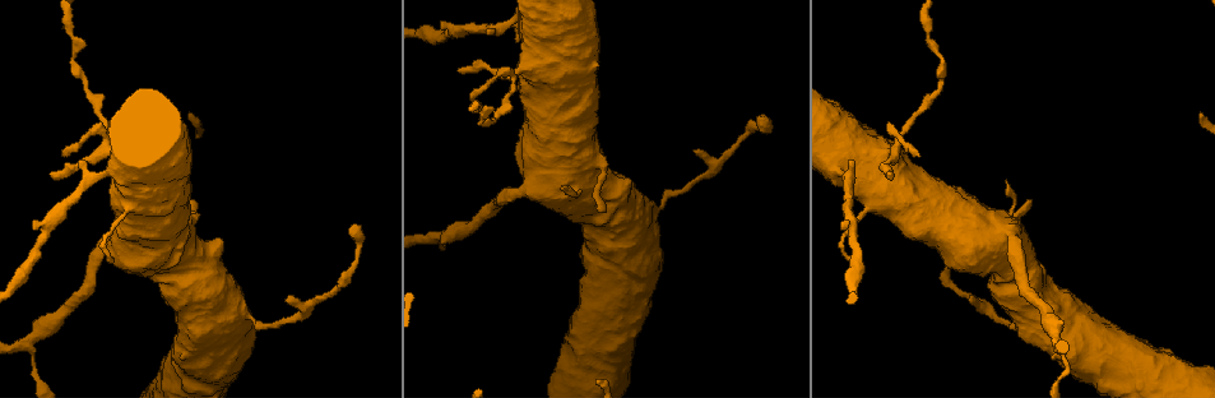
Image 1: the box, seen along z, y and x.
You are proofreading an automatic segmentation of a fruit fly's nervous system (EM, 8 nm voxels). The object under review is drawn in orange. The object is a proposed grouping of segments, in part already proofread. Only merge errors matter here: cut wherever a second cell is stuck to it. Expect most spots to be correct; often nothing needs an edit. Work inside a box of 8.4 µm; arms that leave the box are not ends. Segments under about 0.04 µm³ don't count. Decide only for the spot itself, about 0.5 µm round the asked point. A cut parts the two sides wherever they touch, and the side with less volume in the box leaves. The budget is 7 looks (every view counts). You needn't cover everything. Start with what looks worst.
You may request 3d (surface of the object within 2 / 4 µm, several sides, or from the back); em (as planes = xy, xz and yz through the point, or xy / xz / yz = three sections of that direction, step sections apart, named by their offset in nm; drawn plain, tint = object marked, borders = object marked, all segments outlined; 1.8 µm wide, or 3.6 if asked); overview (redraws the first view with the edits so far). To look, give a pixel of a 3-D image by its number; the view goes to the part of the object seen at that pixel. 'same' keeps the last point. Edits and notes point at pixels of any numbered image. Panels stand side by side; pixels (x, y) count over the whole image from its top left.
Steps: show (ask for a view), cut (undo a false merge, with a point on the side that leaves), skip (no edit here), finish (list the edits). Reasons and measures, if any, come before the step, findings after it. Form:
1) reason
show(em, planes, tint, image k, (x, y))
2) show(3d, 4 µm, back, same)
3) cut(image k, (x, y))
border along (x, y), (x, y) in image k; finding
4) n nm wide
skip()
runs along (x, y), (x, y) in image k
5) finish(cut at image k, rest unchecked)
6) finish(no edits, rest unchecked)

two arms in line, one across
show(em, yz, step 4, tint, image 1, (1054, 341))

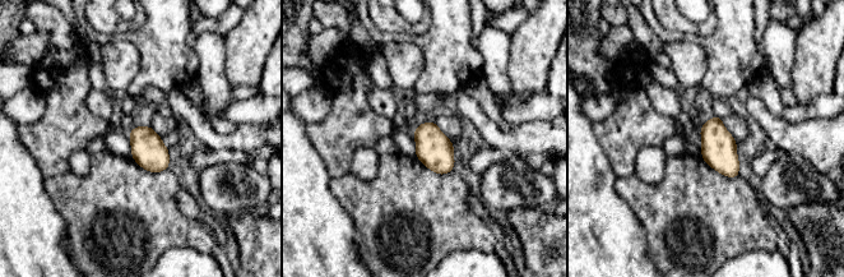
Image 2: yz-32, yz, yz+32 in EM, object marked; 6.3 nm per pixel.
skip()
all the same cell

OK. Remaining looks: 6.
calibre changes
show(em, 3.6 µm, xy, step 4, tint, image 1, (613, 191))

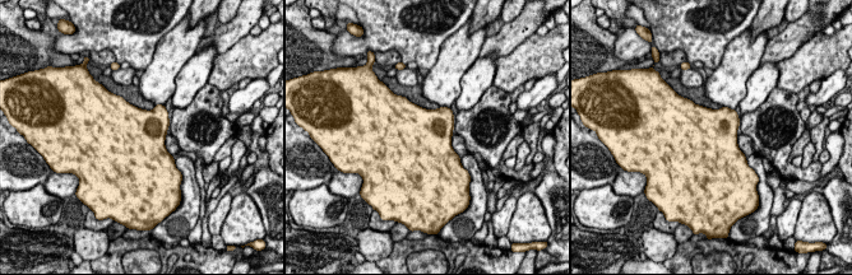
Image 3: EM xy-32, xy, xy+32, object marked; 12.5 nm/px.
cut it another way
show(em, 3.6 µm, planes, borders, same)

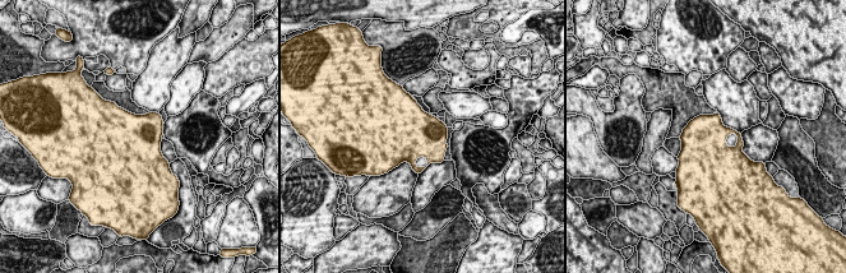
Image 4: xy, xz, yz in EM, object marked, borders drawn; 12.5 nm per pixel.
600 nm wide
skip()
one cell here

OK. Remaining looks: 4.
thick turns thin
show(3d, 4 µm, image 1, (524, 64))

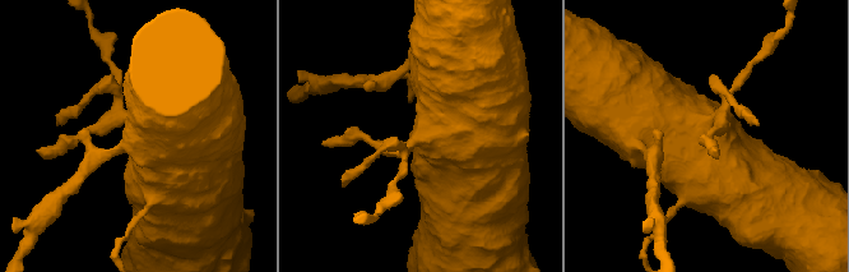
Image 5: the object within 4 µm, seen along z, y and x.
show(em, xy, step 4, tint, image 5, (710, 125))

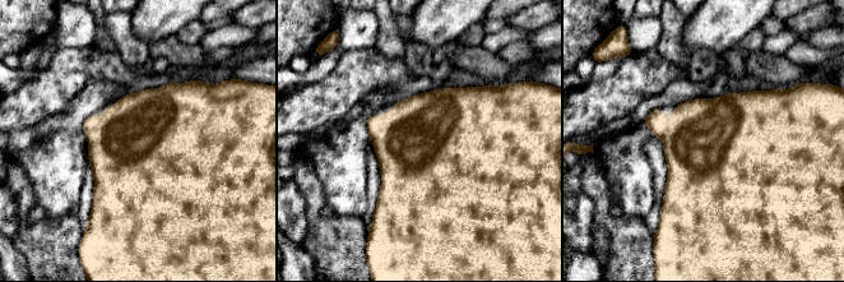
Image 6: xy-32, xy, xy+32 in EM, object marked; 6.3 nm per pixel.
cut it another way
show(em, xz, step 4, tint, same)

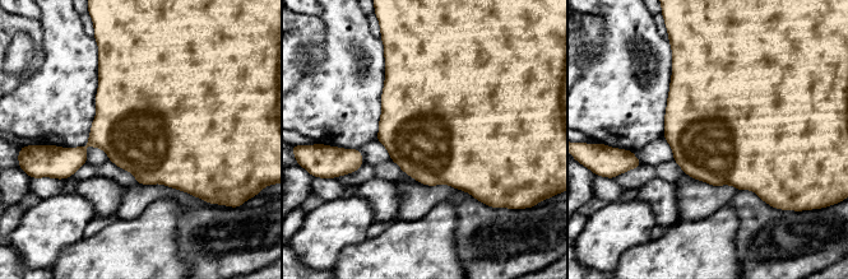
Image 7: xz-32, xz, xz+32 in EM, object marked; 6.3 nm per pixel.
skip()
continuous, no second cell

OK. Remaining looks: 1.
finish(no edits, rest unchecked)

